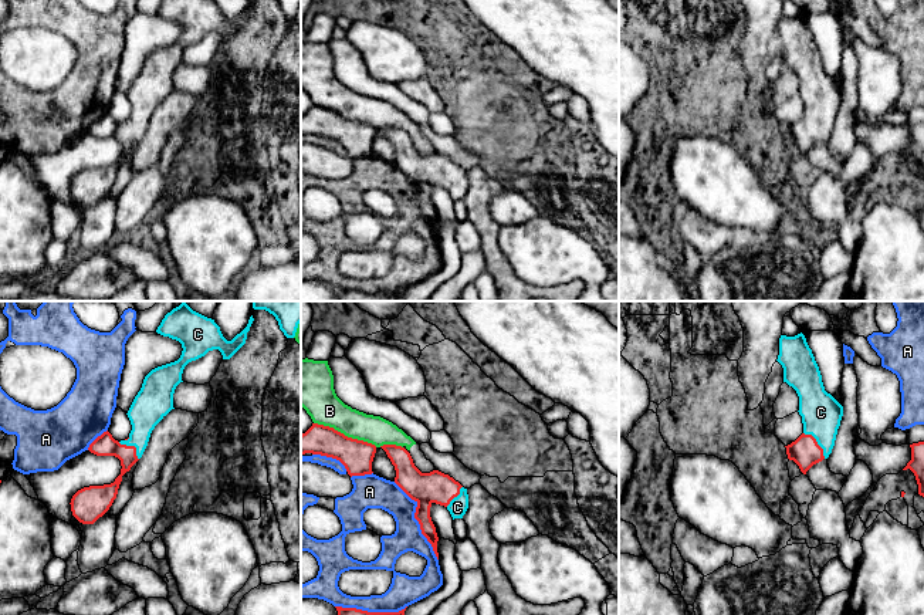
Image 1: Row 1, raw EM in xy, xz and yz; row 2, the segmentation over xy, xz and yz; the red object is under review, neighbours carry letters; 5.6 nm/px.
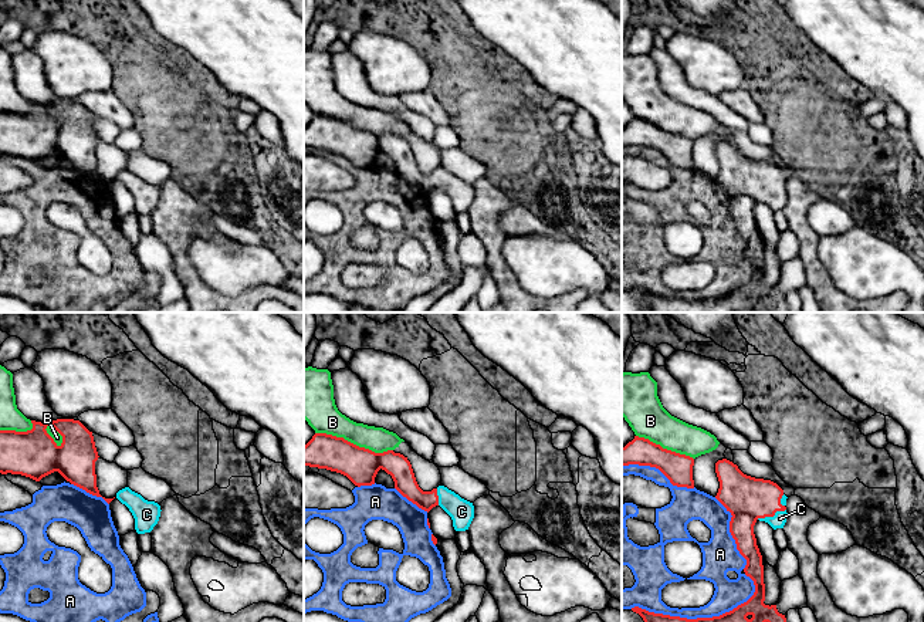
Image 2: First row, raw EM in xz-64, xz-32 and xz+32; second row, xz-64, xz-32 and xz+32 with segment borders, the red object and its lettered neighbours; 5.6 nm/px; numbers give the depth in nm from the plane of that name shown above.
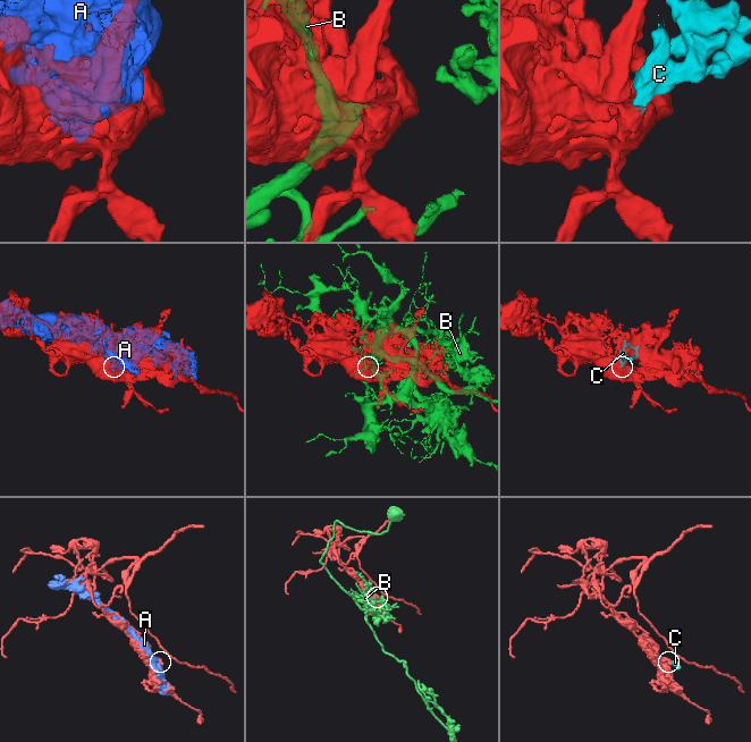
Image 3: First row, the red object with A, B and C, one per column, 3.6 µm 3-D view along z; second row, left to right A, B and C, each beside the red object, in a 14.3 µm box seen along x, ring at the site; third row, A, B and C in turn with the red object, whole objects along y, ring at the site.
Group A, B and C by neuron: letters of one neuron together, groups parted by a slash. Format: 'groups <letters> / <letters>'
groups A / B / C

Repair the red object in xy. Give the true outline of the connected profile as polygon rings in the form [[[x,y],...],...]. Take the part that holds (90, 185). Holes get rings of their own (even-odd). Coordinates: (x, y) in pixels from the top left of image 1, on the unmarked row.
[[[163,0],[156,14],[182,26],[177,43],[152,51],[143,61],[135,78],[128,99],[132,107],[129,119],[115,122],[106,112],[88,129],[97,138],[115,138],[121,142],[121,156],[111,166],[89,168],[78,172],[71,180],[72,197],[82,206],[94,206],[116,180],[122,158],[142,139],[155,108],[172,92],[176,68],[183,64],[185,48],[219,31],[223,41],[230,41],[247,21],[254,0],[231,23],[227,23],[220,9],[211,0]]]

